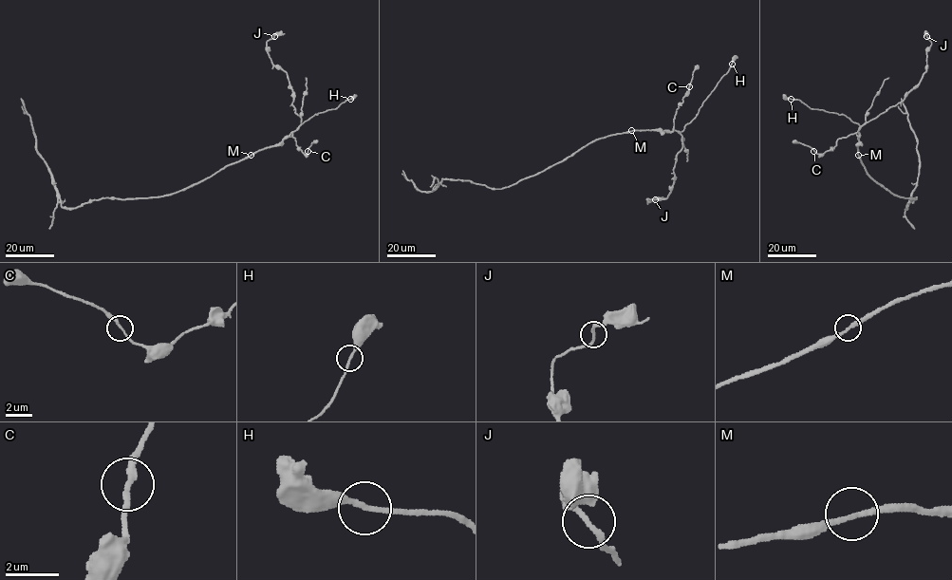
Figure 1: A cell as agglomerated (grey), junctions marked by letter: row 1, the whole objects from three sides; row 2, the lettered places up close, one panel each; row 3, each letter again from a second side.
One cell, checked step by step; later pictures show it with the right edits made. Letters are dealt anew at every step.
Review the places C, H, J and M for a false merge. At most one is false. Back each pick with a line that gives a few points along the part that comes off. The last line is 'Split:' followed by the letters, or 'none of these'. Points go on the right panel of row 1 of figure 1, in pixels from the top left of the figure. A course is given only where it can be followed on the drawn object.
Split: none of these

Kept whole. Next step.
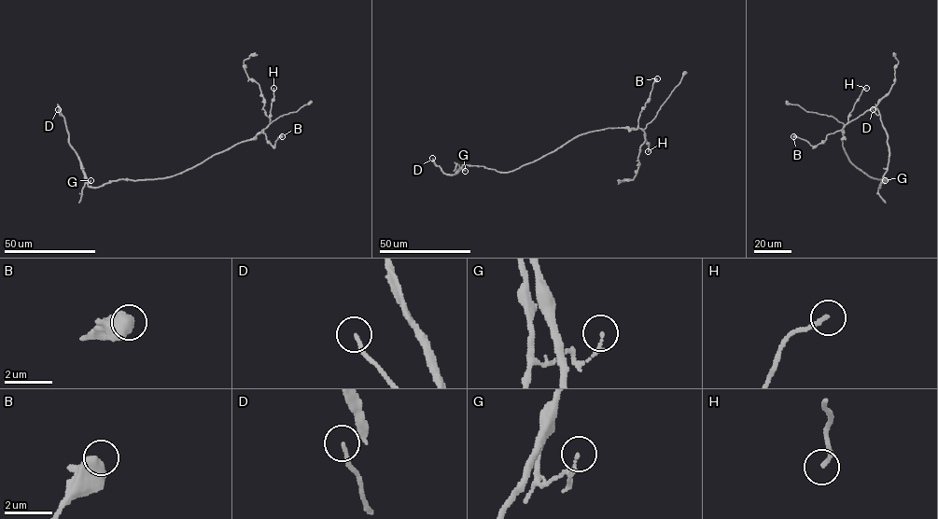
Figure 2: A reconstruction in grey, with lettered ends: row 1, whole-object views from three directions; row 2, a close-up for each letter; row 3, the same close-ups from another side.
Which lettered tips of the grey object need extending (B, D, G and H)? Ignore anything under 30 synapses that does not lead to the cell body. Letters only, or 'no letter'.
no letter

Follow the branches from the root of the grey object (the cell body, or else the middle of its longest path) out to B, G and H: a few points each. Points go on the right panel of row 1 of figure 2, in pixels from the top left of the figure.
B: (859, 168), (849, 161), (843, 147), (842, 130), (828, 134), (816, 146), (793, 136)
G: (859, 168), (869, 177), (886, 179), (879, 187), (881, 180), (882, 182), (885, 180)
H: (859, 168), (849, 161), (843, 147), (843, 128), (866, 88)

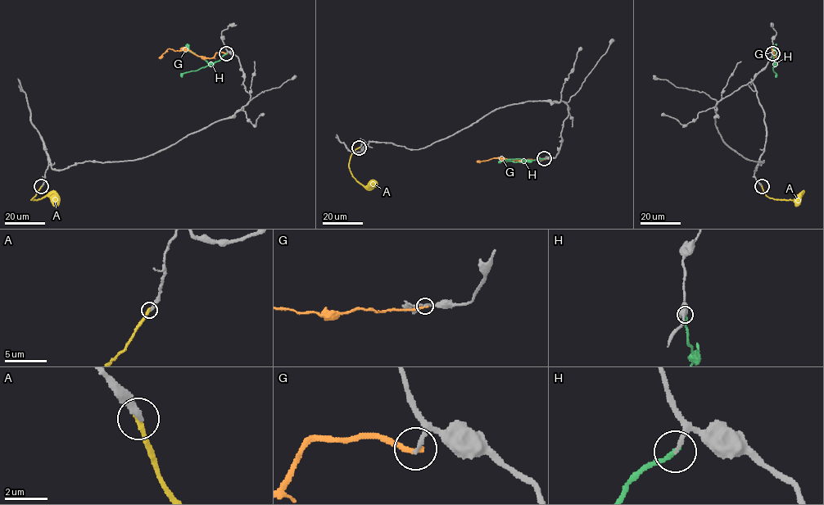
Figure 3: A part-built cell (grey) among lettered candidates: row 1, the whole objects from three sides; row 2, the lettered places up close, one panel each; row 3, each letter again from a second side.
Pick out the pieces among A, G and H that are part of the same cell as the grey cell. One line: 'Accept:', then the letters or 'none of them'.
Accept: H

